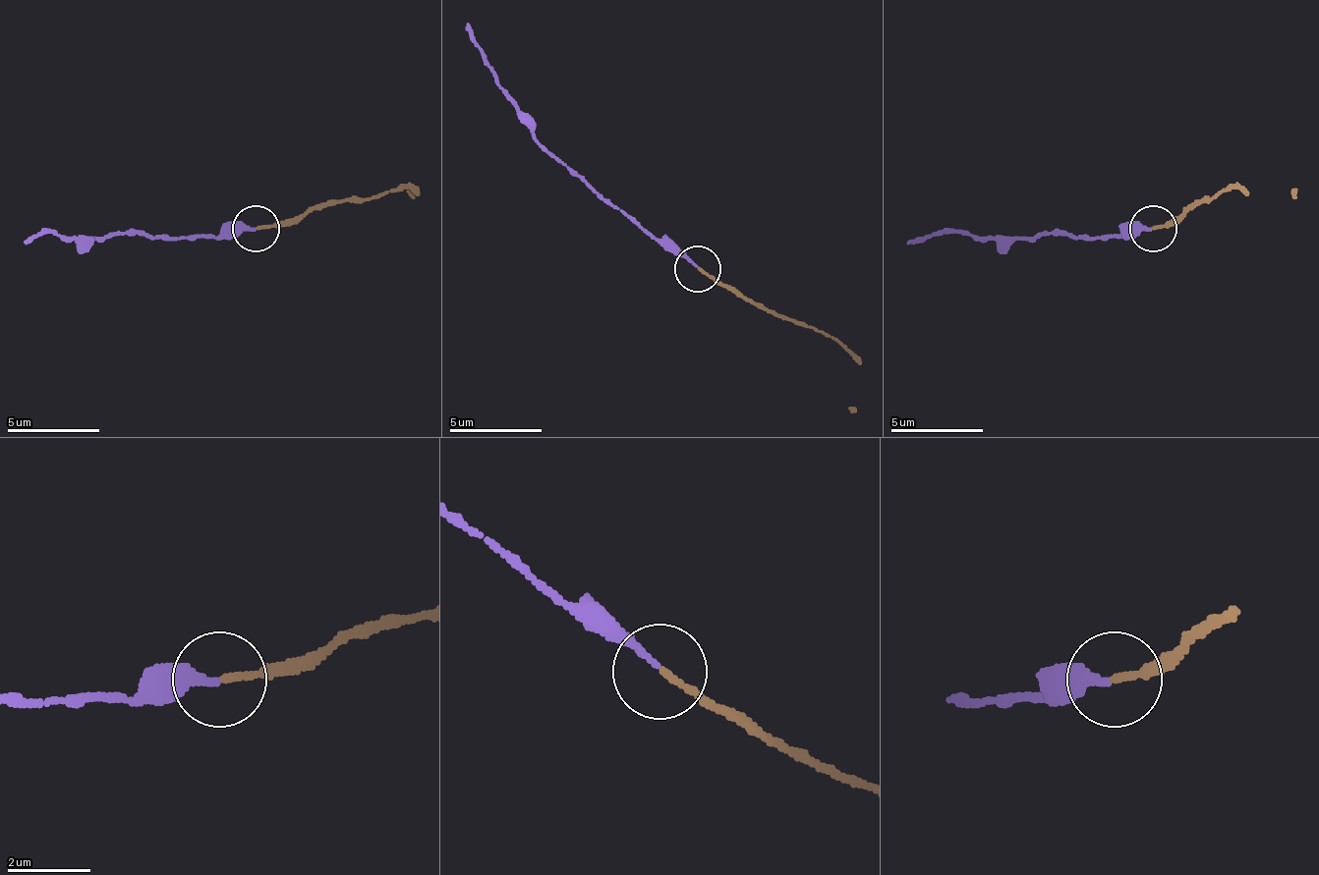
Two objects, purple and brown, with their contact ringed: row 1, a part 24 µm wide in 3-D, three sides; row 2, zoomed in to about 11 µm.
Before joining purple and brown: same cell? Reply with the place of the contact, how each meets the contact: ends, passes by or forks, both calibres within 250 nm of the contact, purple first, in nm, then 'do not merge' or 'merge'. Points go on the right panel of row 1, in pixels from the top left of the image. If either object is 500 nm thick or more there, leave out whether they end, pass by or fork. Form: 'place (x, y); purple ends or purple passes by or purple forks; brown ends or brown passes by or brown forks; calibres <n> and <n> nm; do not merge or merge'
place (1153, 228); purple ends; brown ends; calibres 190 and 140 nm; merge

